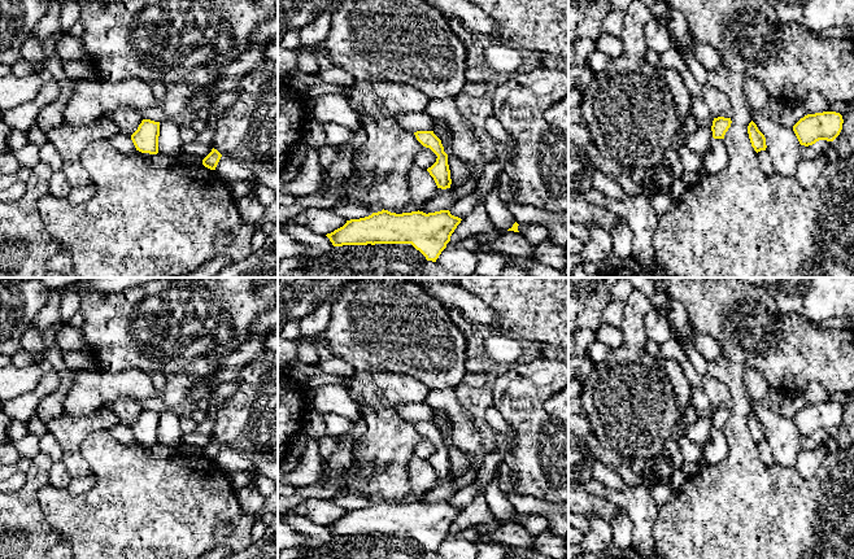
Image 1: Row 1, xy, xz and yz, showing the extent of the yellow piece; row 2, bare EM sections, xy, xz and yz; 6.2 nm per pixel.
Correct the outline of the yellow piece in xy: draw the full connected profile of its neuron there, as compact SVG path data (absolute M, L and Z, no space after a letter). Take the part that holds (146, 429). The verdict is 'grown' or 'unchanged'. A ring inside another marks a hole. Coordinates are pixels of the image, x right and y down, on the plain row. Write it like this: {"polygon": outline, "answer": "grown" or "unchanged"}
{"polygon": "M143 410L138 420L131 425L136 441L141 444L158 444L160 412Z", "answer": "unchanged"}

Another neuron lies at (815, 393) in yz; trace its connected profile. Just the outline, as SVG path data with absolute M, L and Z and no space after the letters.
M810 383L802 392L809 405L831 402L829 392L819 383Z

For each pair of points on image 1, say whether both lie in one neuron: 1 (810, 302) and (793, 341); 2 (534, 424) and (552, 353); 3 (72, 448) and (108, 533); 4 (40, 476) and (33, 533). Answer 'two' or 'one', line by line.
1: two
2: two
3: two
4: one

